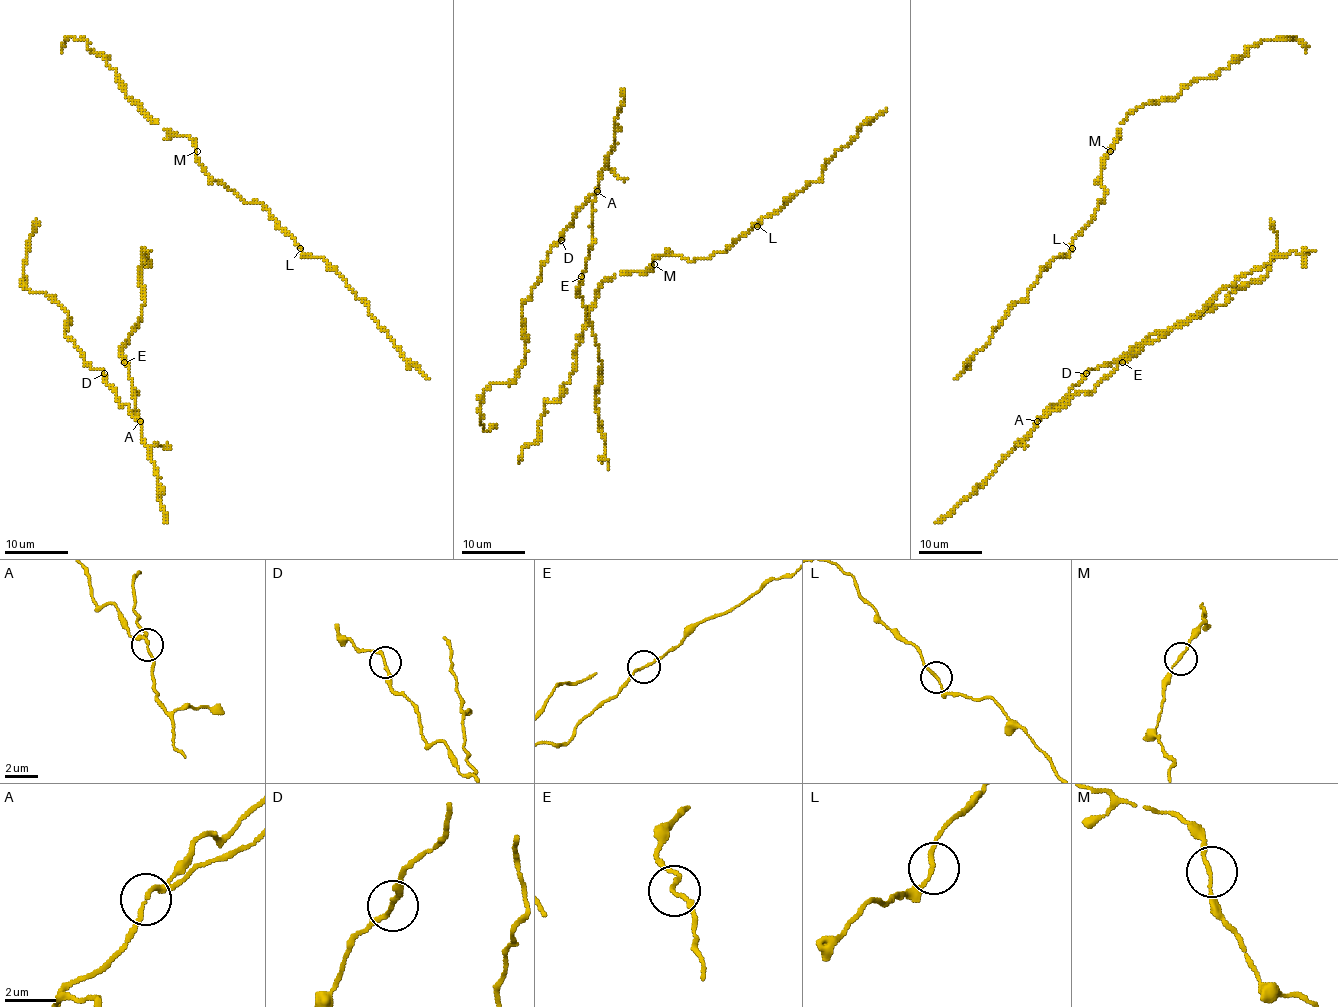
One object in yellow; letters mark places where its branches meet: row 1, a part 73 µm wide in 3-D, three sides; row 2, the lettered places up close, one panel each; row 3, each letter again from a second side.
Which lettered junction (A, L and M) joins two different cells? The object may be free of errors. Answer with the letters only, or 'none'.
none

